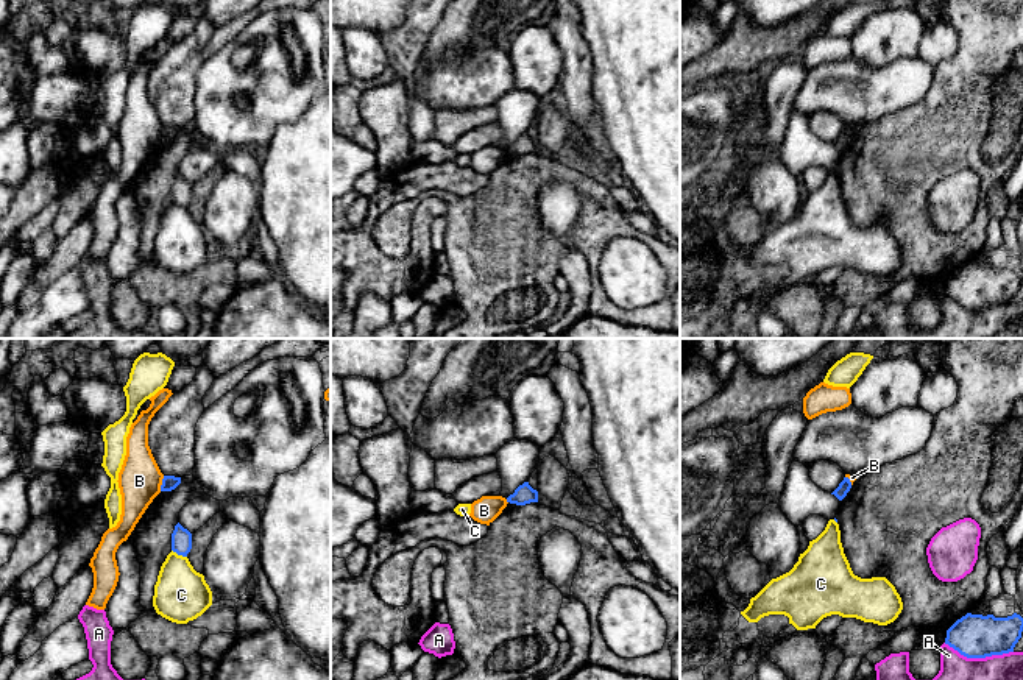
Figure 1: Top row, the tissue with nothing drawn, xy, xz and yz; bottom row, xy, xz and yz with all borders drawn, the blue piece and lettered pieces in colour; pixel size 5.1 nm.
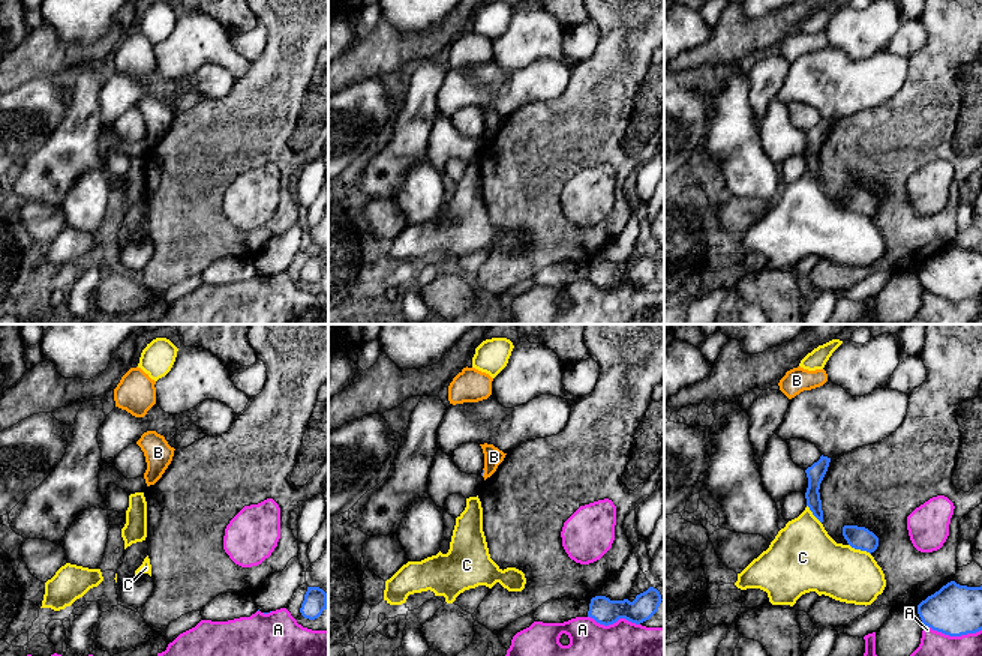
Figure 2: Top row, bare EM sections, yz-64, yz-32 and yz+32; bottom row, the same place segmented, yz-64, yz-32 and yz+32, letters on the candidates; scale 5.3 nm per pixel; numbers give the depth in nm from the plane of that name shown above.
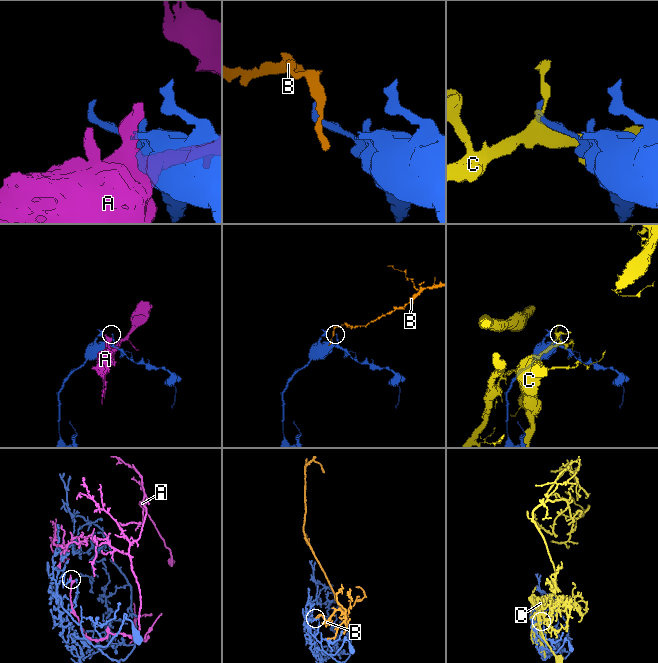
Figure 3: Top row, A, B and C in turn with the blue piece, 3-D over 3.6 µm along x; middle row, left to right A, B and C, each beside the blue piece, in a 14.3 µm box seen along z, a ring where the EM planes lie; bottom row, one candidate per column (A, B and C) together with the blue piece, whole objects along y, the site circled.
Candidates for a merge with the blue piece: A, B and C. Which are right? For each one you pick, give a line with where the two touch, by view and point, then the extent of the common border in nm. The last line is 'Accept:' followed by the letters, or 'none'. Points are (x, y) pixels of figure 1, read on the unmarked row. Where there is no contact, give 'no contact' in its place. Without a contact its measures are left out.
Accept: none

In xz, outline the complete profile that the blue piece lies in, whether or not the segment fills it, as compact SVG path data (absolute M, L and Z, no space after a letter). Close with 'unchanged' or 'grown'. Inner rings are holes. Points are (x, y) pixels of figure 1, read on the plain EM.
M524 133L519 136L513 145L507 148L507 153L516 154L516 156L526 156L530 153L538 153L538 142L533 140L529 133Z; unchanged

